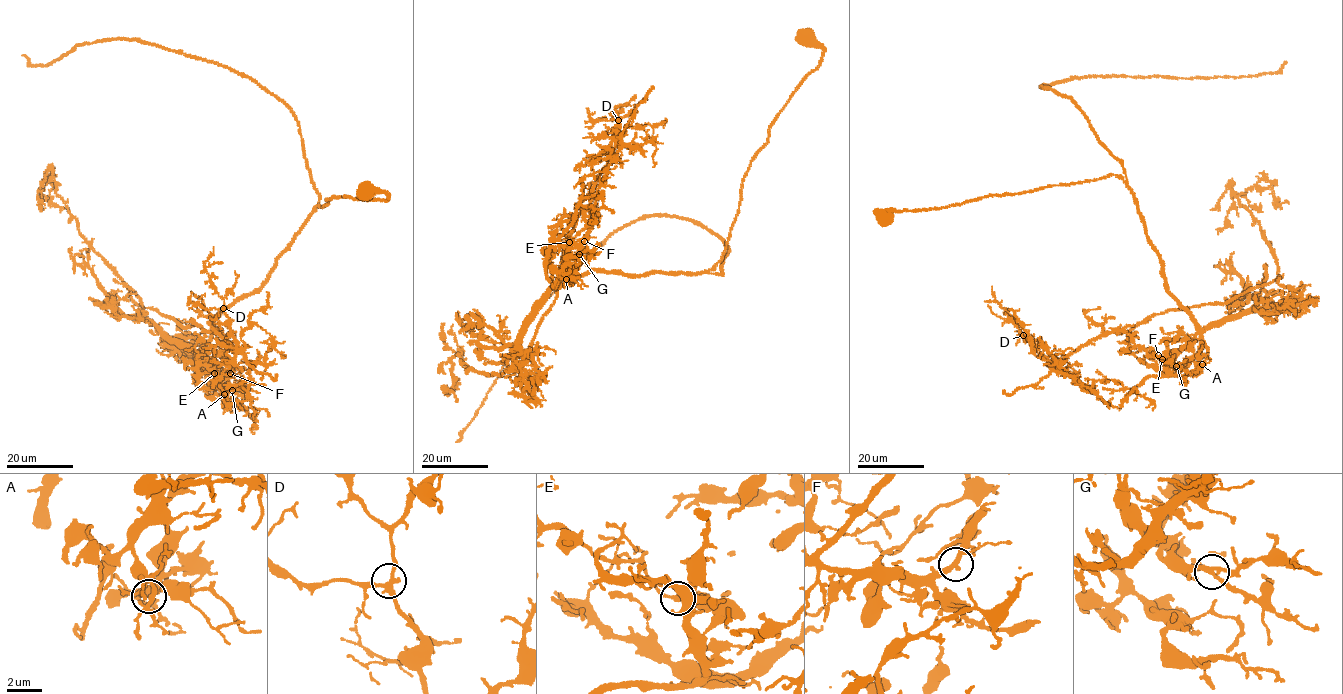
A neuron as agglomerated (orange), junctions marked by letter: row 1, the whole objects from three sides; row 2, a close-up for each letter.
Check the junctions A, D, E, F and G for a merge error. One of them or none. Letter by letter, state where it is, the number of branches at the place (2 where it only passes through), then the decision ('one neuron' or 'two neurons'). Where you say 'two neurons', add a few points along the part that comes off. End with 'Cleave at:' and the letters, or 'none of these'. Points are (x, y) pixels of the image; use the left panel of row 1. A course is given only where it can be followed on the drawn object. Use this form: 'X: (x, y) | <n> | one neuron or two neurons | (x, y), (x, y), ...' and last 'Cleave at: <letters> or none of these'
A: (224, 394) | 3 | one neuron
D: (223, 308) | 3 | one neuron
E: (214, 373) | 3 | two neurons | (214, 373), (224, 334), (137, 305), (47, 177), (49, 200), (68, 212)
F: (230, 373) | 3 | one neuron
G: (232, 390) | 3 | one neuron
Cleave at: E

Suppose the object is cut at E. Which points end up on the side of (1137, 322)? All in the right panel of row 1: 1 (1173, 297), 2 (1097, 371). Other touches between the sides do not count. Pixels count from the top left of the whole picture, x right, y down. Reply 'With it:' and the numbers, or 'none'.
With it: none

